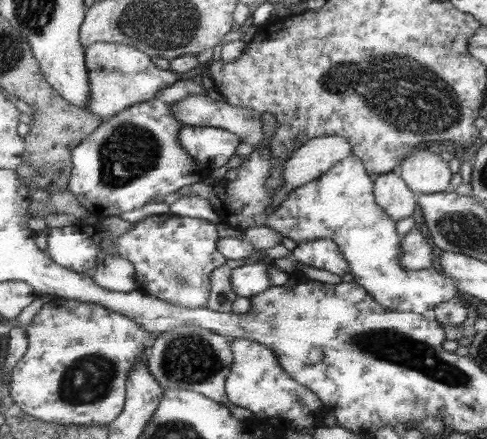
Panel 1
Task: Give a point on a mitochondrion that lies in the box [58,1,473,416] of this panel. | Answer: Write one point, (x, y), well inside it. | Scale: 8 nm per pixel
(434, 107)

